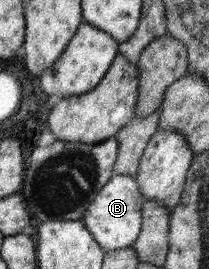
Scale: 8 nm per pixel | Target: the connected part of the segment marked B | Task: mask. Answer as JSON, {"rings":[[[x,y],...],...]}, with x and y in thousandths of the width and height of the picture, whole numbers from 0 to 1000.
{"rings":[[[545,647],[445,736],[392,822],[502,937],[627,918],[675,862],[675,766],[689,747],[646,662],[608,647]]]}

